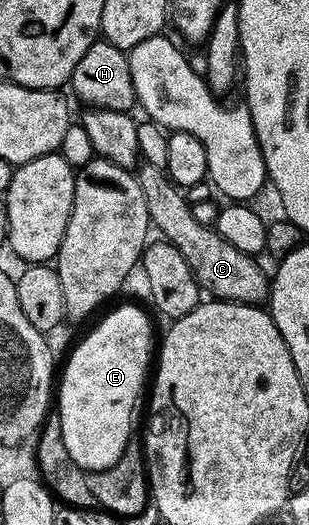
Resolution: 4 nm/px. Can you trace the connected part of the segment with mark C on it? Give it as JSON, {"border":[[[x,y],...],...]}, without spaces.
{"border":[[[141,162],[136,171],[146,198],[151,226],[171,242],[189,264],[201,288],[213,298],[242,304],[261,304],[269,296],[269,276],[251,254],[238,251],[211,226],[197,222],[185,194],[160,168]]]}

